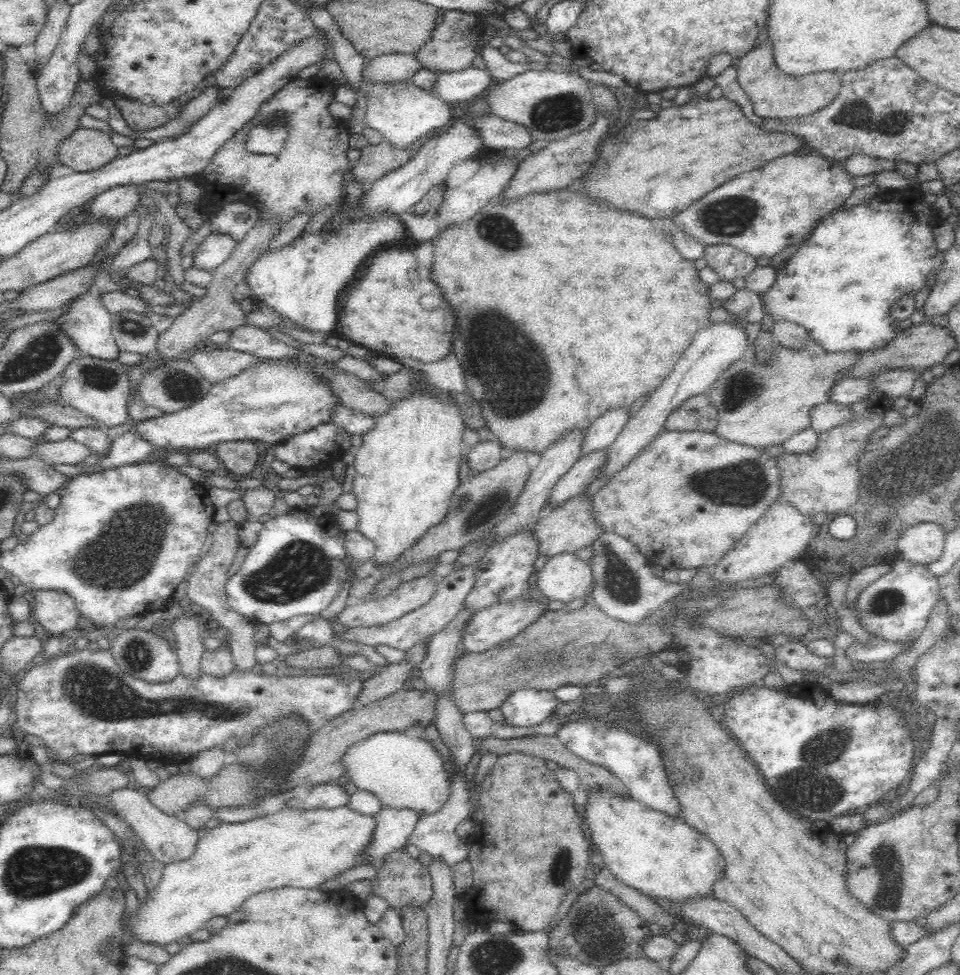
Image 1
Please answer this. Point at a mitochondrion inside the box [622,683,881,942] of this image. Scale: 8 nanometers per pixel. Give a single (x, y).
(816, 793)

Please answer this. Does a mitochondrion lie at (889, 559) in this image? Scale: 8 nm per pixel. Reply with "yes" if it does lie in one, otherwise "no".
no

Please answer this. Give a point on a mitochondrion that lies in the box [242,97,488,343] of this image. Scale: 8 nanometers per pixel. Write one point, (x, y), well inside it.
(274, 124)

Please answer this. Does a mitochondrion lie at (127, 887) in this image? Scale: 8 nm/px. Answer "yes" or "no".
no

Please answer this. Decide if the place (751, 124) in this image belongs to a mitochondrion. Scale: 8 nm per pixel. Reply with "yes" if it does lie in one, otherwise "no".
no

